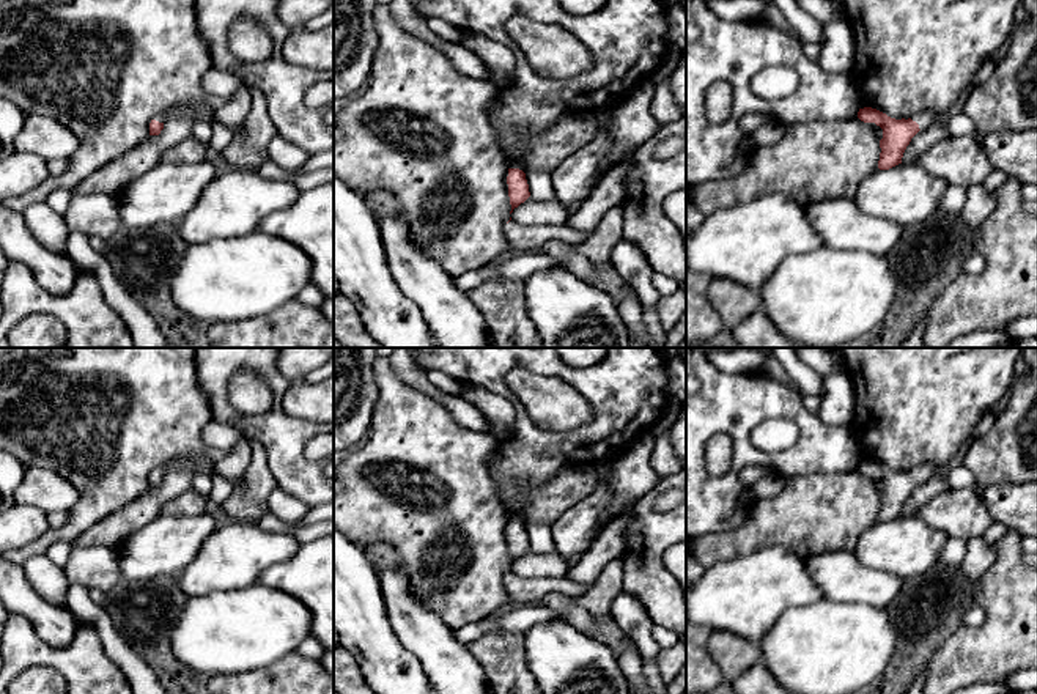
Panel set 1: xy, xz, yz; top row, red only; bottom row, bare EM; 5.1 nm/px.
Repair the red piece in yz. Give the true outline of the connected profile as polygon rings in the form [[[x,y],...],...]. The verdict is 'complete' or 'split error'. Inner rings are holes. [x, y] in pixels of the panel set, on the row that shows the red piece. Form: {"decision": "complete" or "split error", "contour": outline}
{"decision": "split error", "contour": [[[864,107],[859,109],[858,118],[864,123],[875,123],[883,129],[883,138],[880,140],[880,170],[889,170],[902,164],[903,153],[911,138],[921,129],[927,129],[928,126],[939,123],[933,110],[922,110],[908,120],[895,120],[876,109]]]}

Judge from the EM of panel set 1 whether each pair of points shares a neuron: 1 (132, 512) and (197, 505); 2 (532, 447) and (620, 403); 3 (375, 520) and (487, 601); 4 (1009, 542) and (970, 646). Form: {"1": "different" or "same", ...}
{"1": "different", "2": "same", "3": "same", "4": "same"}

